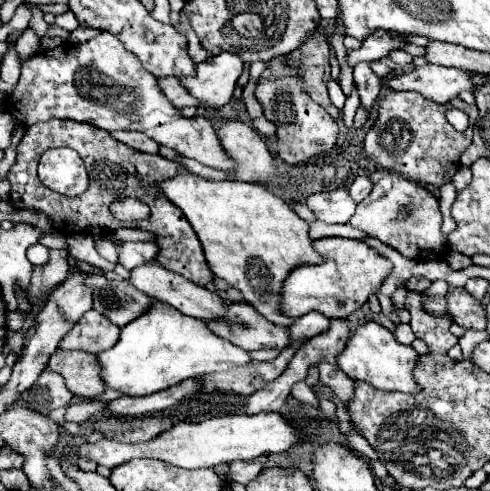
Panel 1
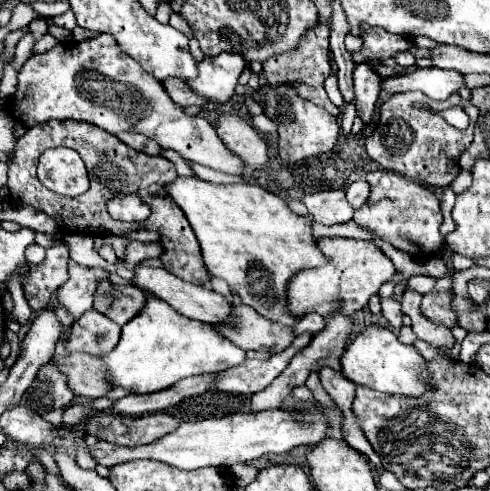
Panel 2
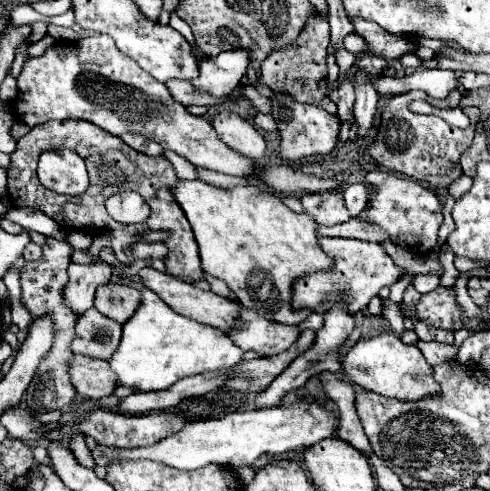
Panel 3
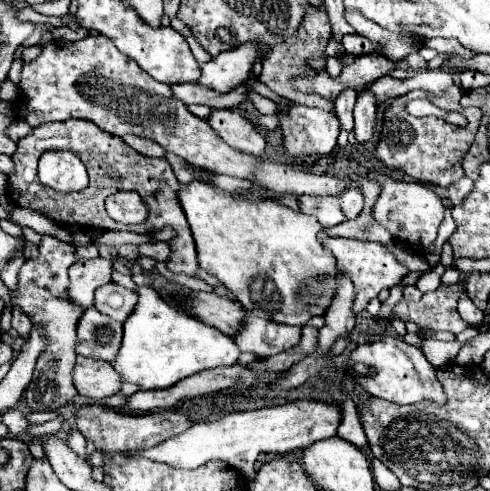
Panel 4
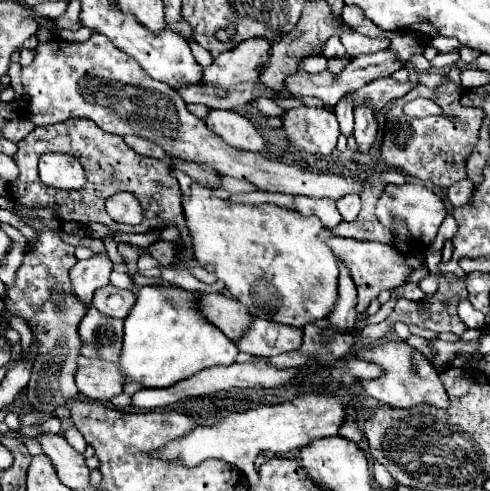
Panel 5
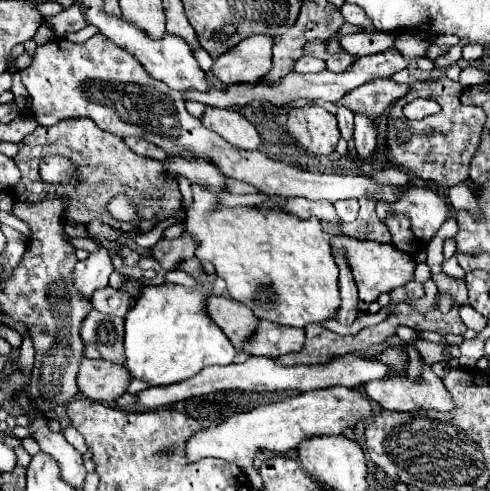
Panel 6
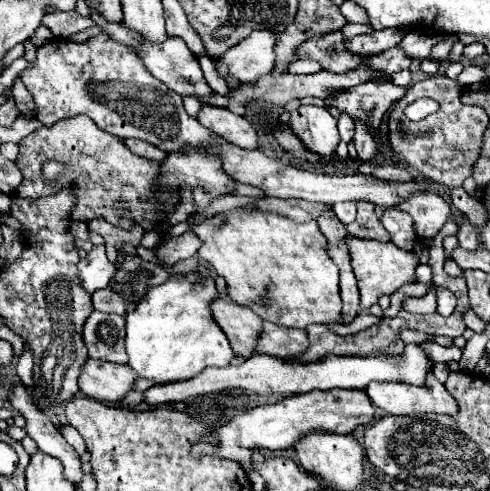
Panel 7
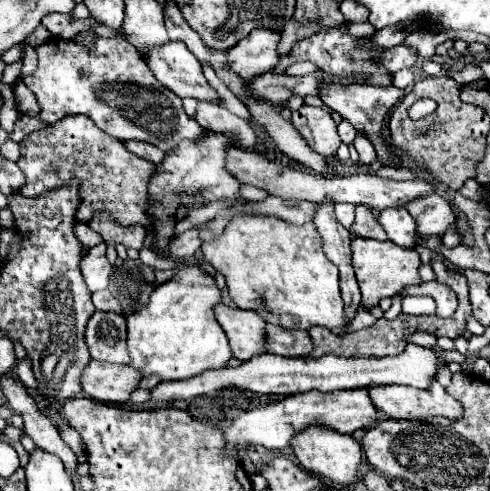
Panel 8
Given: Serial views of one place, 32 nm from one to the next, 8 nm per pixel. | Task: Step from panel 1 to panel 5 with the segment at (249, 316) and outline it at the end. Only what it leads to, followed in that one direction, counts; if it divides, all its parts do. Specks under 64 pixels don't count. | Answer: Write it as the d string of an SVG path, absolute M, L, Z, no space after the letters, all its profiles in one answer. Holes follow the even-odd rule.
M254 318L252 328L240 338L238 348L240 352L248 352L252 356L272 358L276 354L298 350L302 344L302 336L302 328Z

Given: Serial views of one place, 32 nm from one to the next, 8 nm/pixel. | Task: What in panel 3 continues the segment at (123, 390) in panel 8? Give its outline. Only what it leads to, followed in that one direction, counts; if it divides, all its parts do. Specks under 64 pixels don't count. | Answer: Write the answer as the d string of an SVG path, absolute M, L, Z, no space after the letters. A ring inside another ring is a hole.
M76 354L70 364L72 386L82 398L100 400L104 396L114 394L118 388L118 376L104 360L96 360L90 356Z

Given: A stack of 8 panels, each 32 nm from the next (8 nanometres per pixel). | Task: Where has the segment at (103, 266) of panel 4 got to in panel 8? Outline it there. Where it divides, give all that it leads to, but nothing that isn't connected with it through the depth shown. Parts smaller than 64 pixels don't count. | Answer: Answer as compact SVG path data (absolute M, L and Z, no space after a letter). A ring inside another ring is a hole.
M106 242L90 248L88 254L80 262L80 270L82 270L82 276L84 276L90 292L104 290L110 280L110 274L114 270L106 258L106 248L108 248Z

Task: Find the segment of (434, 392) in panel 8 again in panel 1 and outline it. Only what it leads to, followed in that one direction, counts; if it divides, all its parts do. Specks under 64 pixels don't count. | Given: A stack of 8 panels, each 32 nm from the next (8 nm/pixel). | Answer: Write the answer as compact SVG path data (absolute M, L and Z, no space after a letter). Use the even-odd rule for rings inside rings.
M364 322L362 326L358 326L354 336L350 336L344 352L338 356L338 366L348 378L368 382L376 390L418 394L422 388L418 386L418 382L414 380L414 374L412 374L418 360L420 360L420 356L416 354L416 350L412 346L404 346L404 344L396 342L394 334L388 328L384 328L376 322Z

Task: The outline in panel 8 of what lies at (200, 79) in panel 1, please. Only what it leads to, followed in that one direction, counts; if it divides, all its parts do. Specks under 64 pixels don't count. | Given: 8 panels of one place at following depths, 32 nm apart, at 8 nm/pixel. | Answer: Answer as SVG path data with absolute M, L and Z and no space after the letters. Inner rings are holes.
M252 30L244 40L228 50L228 62L232 70L244 80L252 82L256 76L270 72L278 62L280 32L276 30Z

